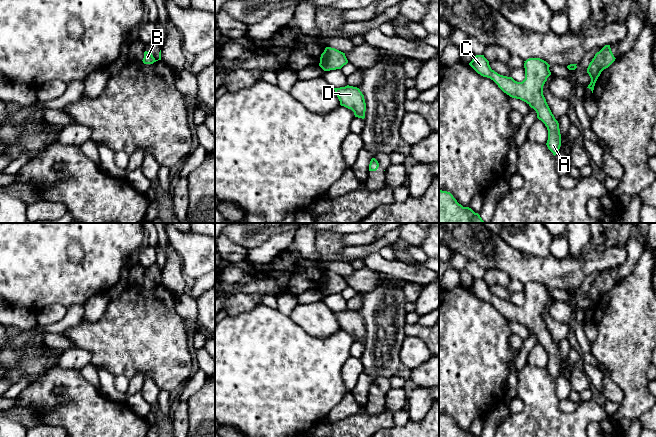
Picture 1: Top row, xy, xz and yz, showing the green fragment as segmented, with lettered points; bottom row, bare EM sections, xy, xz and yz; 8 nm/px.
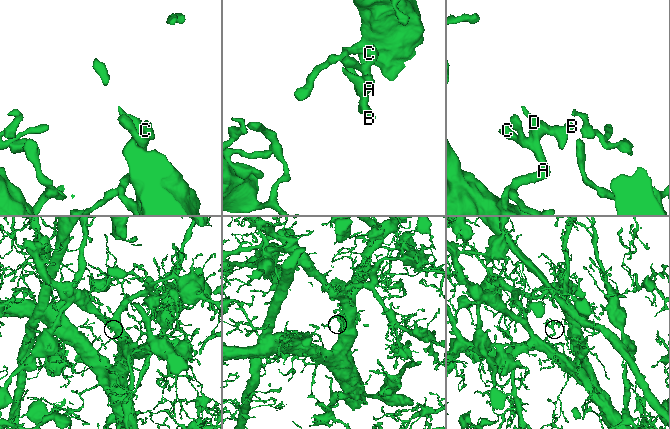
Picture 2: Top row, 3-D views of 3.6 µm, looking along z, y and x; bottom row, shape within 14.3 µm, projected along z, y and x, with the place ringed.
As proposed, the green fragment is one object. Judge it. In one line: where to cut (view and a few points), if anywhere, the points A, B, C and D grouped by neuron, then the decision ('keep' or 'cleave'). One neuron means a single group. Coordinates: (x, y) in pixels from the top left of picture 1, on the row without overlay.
no cut | A B C D | keep

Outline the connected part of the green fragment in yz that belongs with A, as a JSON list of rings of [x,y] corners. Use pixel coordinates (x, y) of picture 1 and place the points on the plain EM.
[[[476,279],[469,289],[481,300],[490,302],[498,311],[512,322],[526,326],[537,337],[548,354],[547,371],[555,380],[561,370],[559,347],[552,338],[543,319],[543,310],[551,299],[550,289],[540,282],[529,282],[524,285],[525,303],[515,305],[512,301],[498,298],[491,293],[484,279]]]

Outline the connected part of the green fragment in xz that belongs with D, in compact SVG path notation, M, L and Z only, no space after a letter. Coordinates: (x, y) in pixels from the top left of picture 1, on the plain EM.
M347 309L334 314L341 330L351 333L355 341L365 342L366 327L359 312Z

